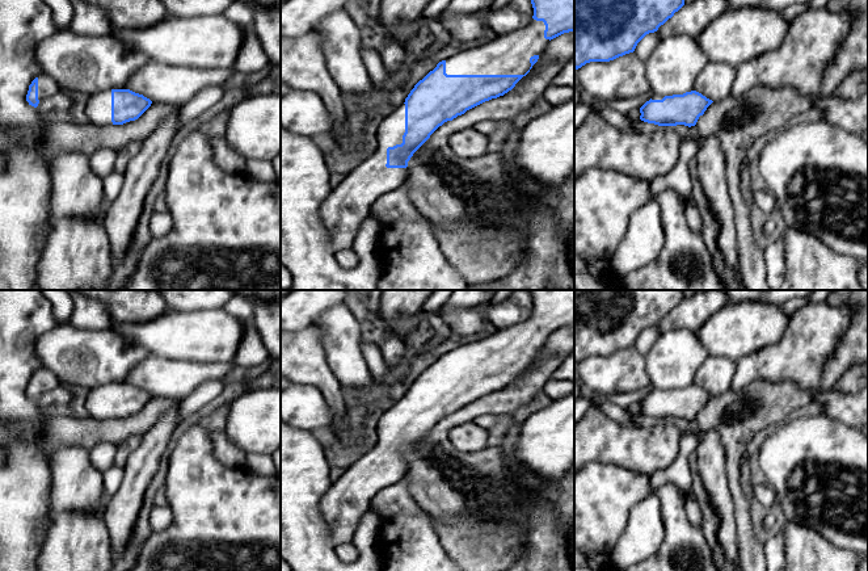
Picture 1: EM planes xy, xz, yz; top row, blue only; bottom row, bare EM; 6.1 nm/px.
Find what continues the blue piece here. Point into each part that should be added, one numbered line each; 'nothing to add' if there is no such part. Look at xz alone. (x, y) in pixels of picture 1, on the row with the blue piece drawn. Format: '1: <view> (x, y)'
1: xz (509, 54)
2: xz (348, 205)

